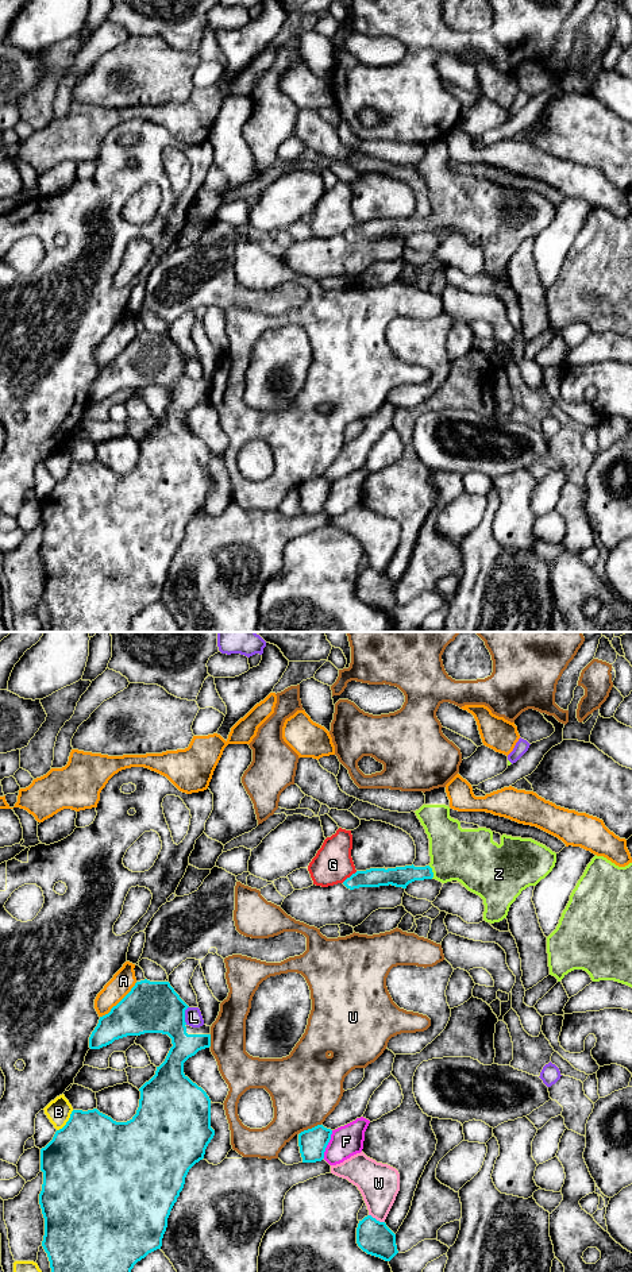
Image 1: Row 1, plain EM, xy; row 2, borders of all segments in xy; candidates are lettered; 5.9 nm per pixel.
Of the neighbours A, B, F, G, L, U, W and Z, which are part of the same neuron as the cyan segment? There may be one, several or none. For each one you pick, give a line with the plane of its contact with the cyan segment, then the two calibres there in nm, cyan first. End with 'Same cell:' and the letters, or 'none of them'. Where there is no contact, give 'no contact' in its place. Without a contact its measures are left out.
Z: contact in xy; calibres 130 and 320 nm
Same cell: Z

